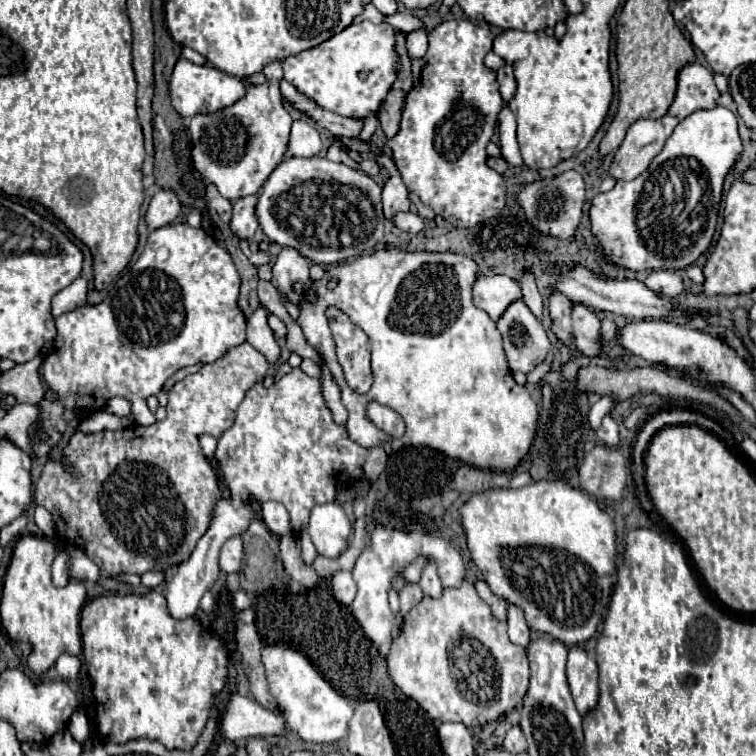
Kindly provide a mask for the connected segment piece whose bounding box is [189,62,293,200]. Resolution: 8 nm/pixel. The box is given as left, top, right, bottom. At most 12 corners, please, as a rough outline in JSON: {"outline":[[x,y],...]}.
{"outline":[[281,64],[189,122],[193,164],[227,200],[255,194],[293,120]]}

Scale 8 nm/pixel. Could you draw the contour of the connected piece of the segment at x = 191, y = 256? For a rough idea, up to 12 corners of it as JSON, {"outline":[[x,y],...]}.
{"outline":[[153,230],[101,304],[55,320],[43,378],[103,410],[245,340],[231,254]]}

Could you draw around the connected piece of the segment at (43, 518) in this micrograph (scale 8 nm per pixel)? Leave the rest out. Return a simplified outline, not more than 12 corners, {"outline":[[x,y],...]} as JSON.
{"outline":[[37,506],[35,522],[47,536],[55,534],[51,514]]}

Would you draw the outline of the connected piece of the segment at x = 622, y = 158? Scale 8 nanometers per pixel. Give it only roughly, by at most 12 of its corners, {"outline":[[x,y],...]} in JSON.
{"outline":[[679,118],[631,124],[609,174],[633,180],[663,150]]}

